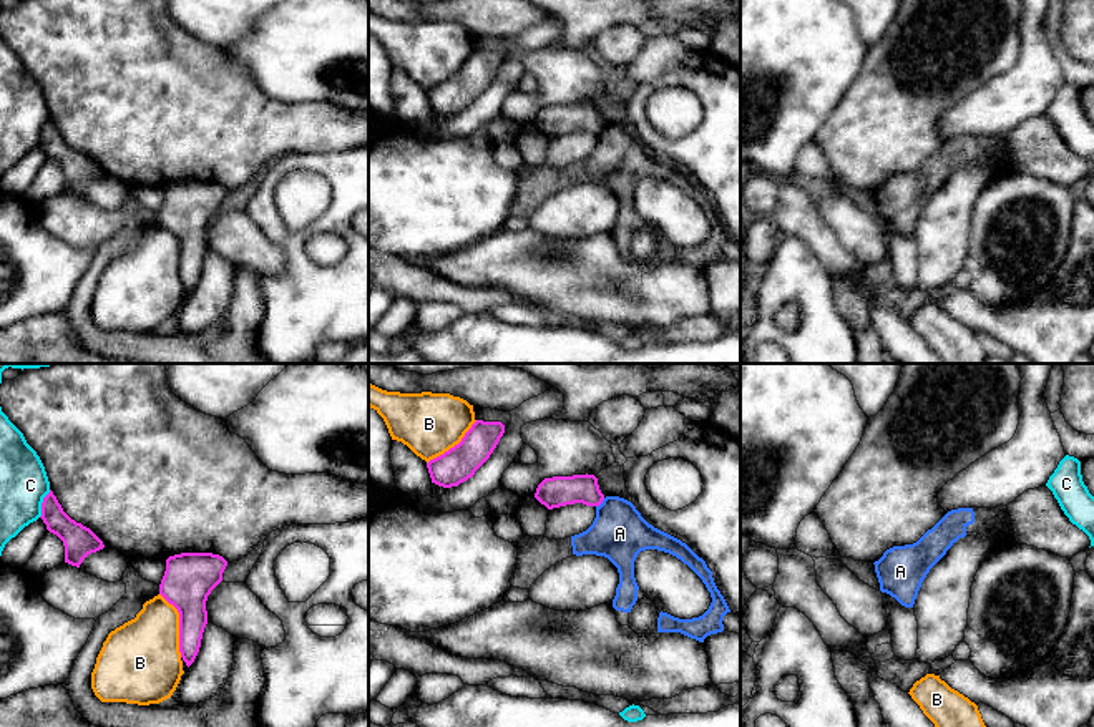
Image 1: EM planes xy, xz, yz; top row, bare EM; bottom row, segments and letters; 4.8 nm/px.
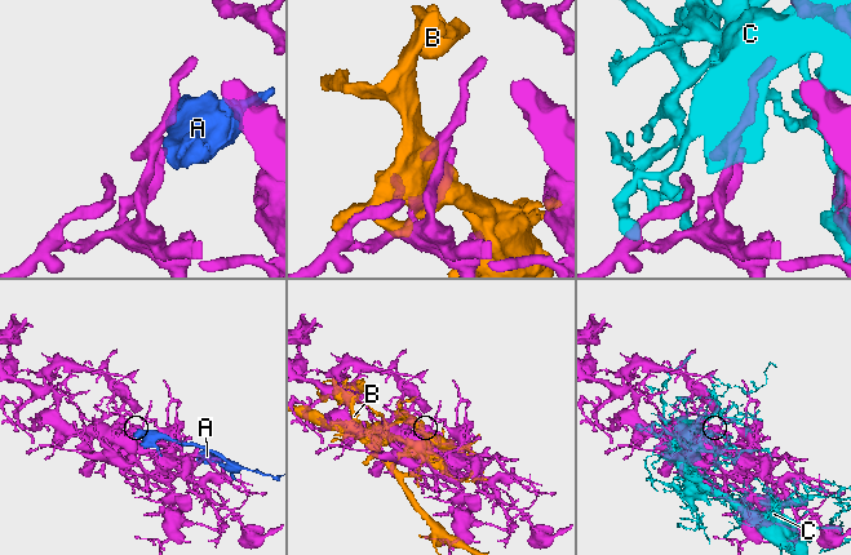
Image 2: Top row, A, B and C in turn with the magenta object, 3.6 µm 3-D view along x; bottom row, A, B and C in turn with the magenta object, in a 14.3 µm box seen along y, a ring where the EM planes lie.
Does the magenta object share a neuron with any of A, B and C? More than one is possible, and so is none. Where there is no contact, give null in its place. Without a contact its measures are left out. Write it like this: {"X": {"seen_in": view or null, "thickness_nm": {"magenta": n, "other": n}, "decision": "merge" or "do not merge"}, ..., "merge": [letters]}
{"A": {"seen_in": "xz", "thickness_nm": {"magenta": 150, "other": 280}, "decision": "do not merge"}, "B": {"seen_in": "xy", "thickness_nm": {"magenta": 240, "other": 380}, "decision": "do not merge"}, "C": {"seen_in": "xy", "thickness_nm": {"magenta": 150, "other": 240}, "decision": "do not merge"}, "merge": []}

